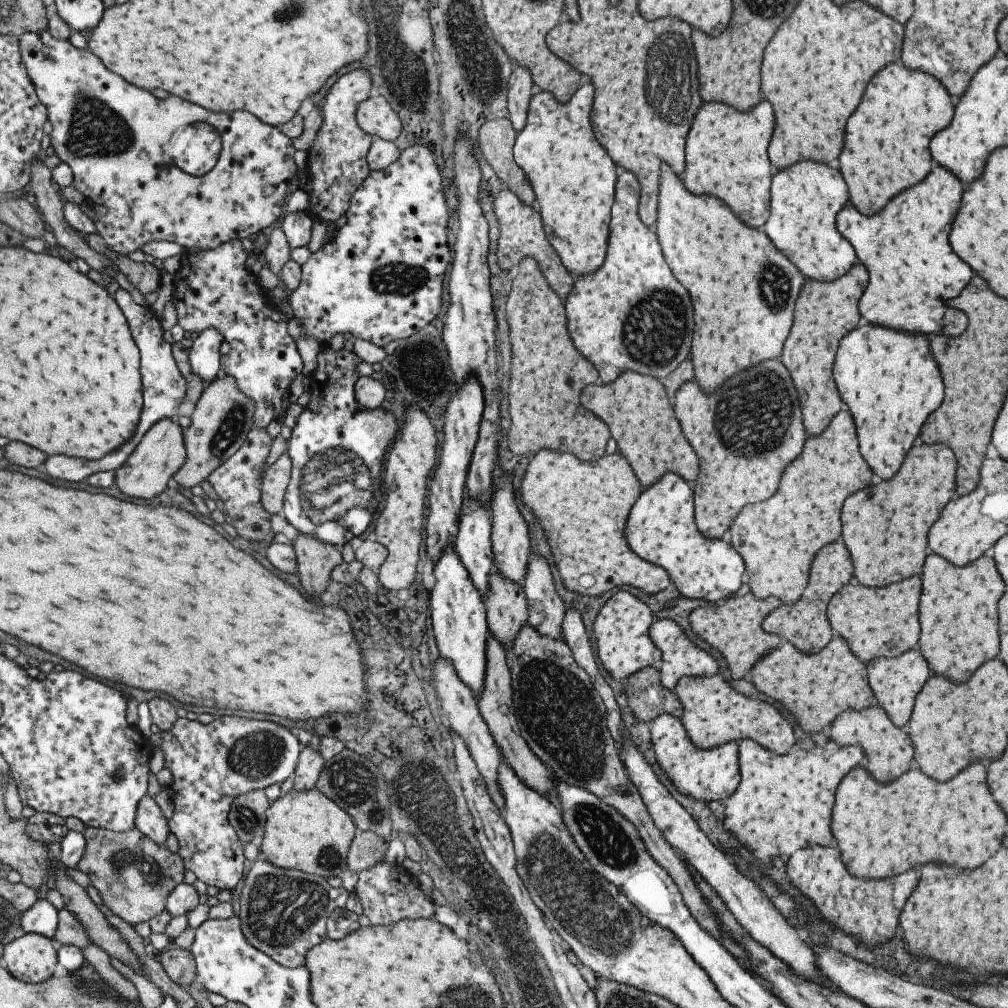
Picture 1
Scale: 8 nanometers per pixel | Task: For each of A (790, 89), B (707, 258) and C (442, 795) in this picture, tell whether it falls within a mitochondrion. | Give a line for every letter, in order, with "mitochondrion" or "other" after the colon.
A: other
B: other
C: mitochondrion

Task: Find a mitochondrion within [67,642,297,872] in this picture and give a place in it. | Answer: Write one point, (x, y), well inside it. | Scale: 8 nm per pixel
(254, 760)

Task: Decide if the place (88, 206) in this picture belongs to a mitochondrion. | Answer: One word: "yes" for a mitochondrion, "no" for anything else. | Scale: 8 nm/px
no

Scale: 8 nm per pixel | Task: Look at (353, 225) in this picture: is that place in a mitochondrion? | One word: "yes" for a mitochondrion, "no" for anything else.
no

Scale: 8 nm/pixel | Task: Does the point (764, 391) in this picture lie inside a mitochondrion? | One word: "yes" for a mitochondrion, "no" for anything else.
yes

